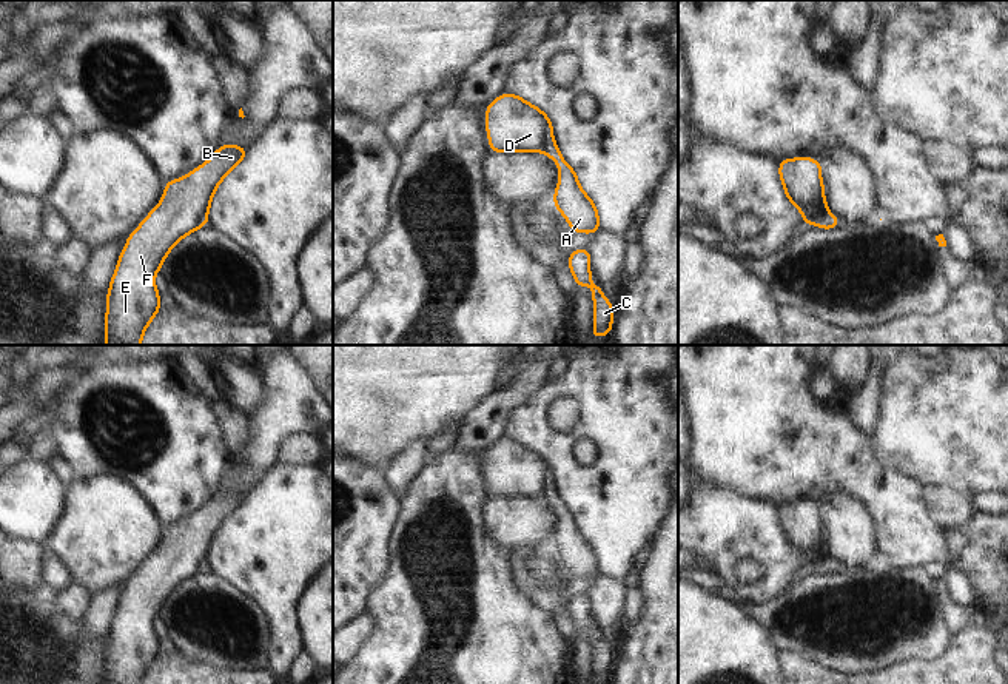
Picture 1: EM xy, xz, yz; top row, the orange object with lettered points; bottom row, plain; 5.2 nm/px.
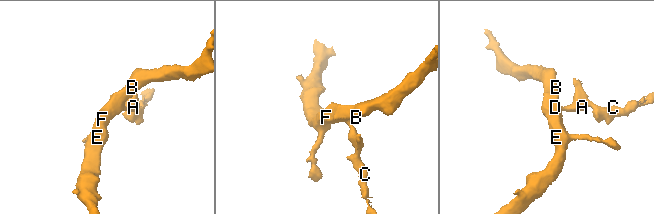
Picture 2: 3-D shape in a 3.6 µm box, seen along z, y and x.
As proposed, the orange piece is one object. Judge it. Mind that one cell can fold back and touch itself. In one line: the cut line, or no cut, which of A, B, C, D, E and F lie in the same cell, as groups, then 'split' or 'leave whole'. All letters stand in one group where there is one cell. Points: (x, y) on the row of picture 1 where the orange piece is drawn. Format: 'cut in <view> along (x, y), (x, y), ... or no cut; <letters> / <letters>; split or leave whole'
cut in yz along (826, 210), (814, 224); A C / B D E F; split

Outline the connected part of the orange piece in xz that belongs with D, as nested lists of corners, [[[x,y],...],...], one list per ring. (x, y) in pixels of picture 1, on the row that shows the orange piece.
[[[502,92],[486,106],[486,132],[492,153],[544,153],[553,123],[538,106]]]

